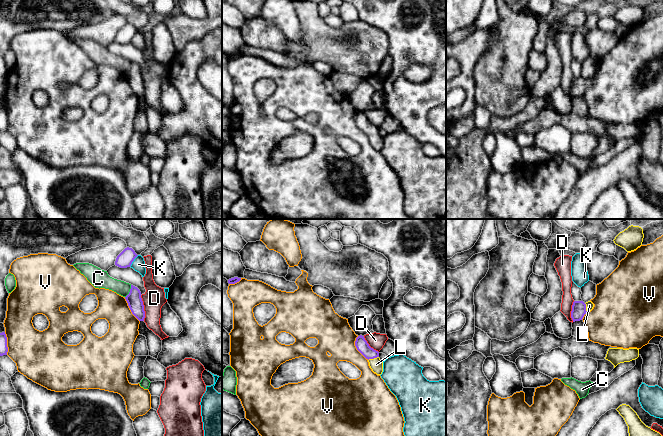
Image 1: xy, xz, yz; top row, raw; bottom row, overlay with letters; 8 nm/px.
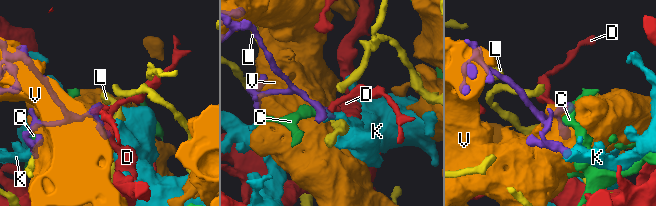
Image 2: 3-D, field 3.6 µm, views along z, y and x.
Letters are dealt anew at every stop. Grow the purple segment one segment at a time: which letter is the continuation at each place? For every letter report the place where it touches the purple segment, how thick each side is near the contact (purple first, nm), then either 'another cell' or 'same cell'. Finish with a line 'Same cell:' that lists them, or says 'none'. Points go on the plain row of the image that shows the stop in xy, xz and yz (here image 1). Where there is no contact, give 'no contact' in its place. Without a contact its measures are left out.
C: contact xy (130, 67); calibres 120 and 130 nm; another cell
D: contact xy (143, 84); calibres 120 and 180 nm; another cell
K: contact xy (133, 36); calibres 120 and 100 nm; another cell
L: contact xz (373, 134); calibres 100 and 100 nm; same cell
V: contact xz (356, 123); calibres 100 and 280 nm; another cell
Same cell: L

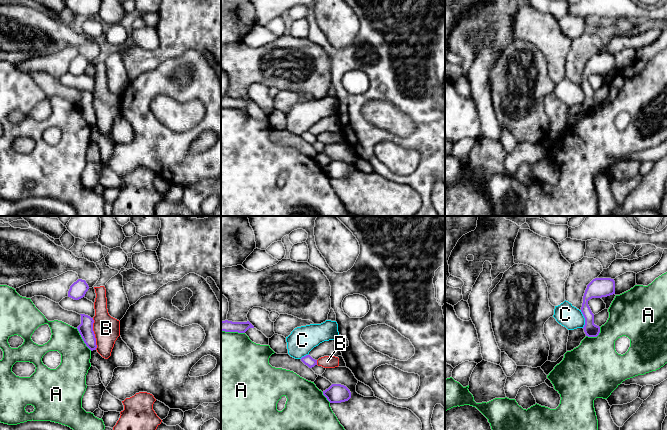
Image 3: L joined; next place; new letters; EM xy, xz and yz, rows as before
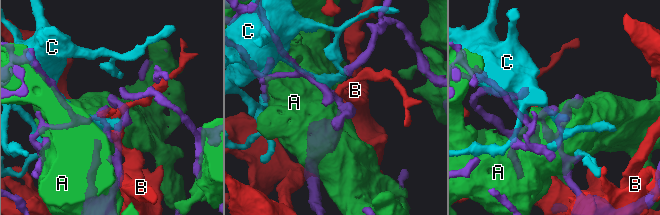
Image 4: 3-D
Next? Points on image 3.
A: contact xy (82, 114); calibres 120 and 240 nm; another cell
B: contact xy (94, 110); calibres 120 and 200 nm; another cell
C: contact yz (585, 95); calibres 130 and 180 nm; another cell
Same cell: none

